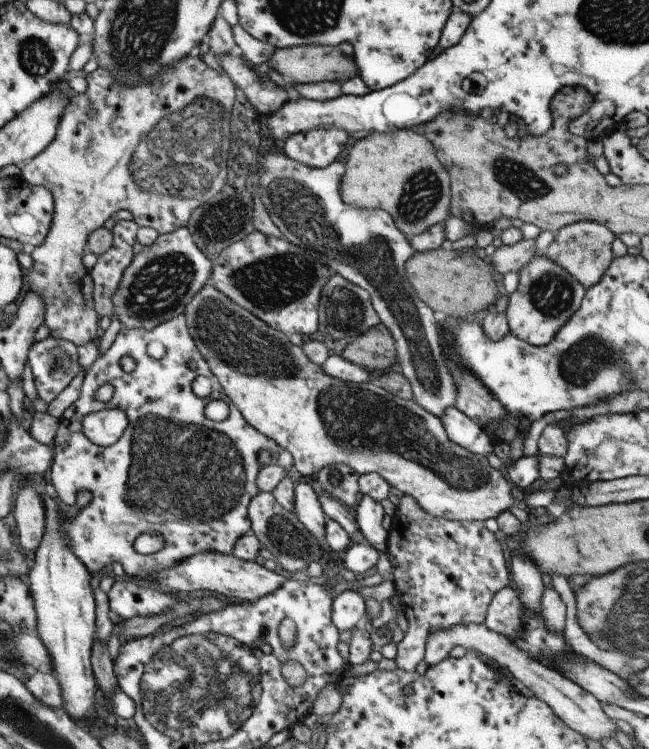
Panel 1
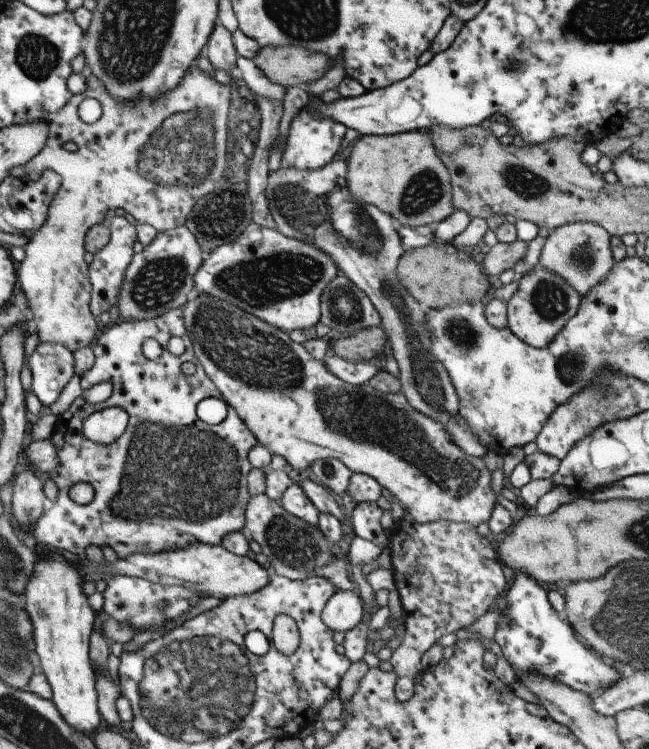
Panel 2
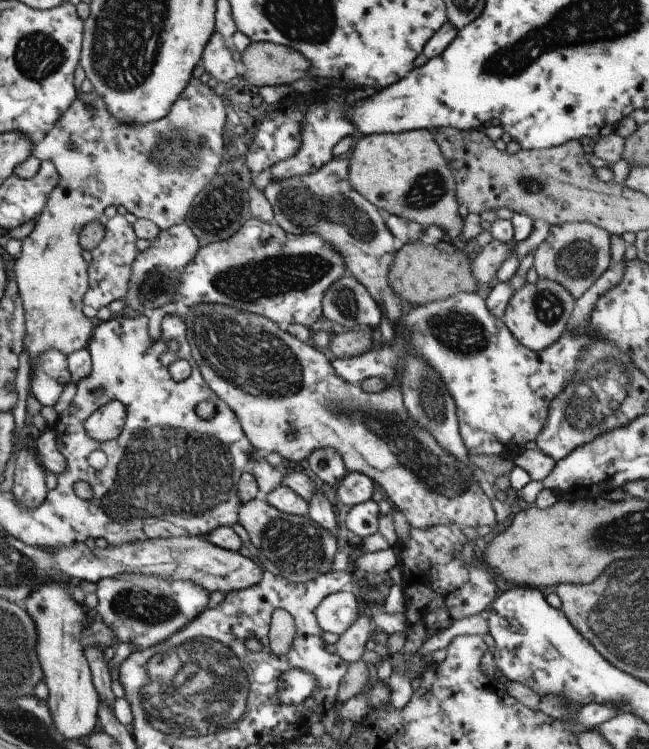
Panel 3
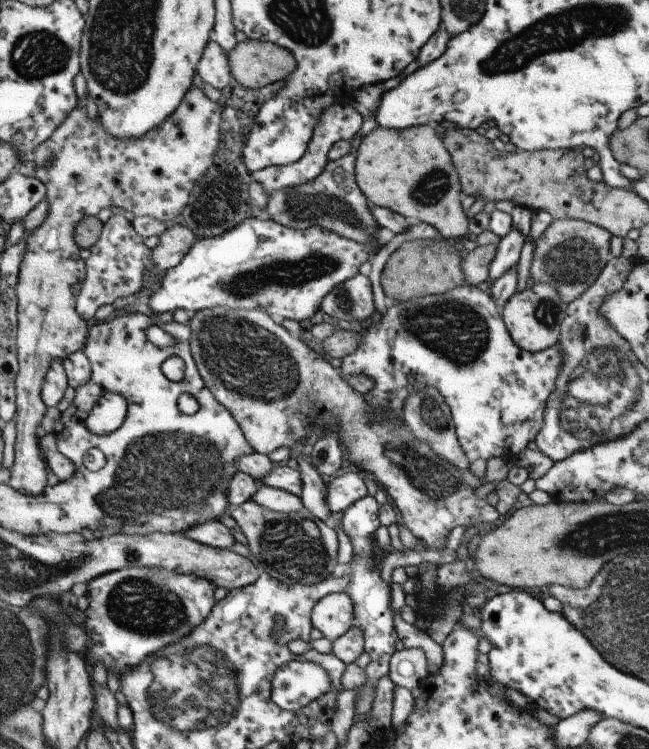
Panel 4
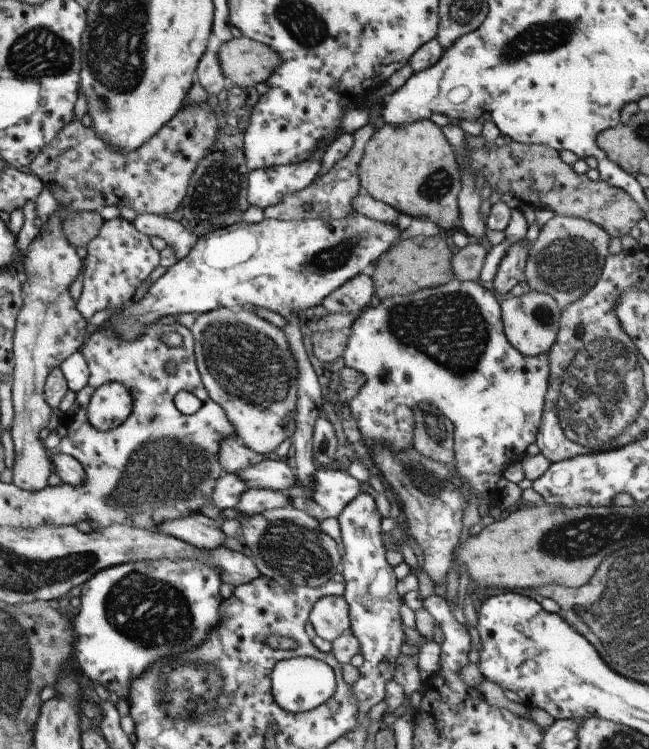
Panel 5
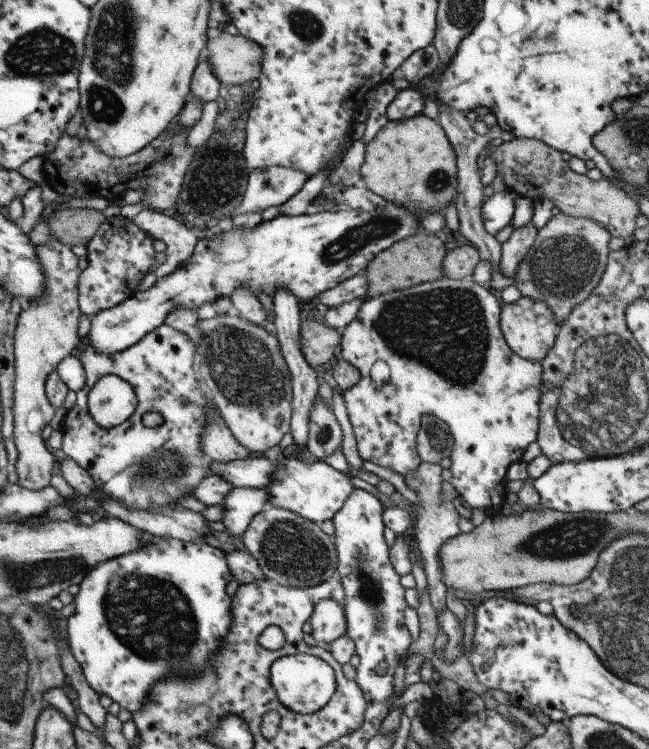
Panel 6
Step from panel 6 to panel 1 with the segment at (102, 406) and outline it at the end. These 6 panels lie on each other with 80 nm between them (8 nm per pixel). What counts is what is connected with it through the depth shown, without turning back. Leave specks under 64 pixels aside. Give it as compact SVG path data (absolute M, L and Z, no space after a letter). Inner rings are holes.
M99 409L82 420L82 433L100 447L111 446L123 434L127 417L119 409Z

